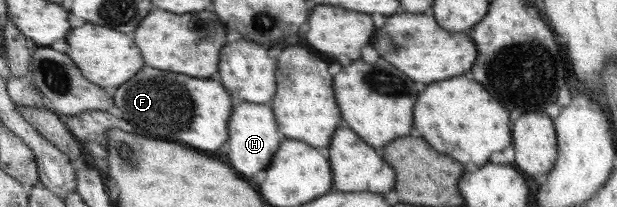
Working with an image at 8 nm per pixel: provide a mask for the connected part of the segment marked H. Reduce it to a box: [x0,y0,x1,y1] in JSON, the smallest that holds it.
[228,102,284,178]

